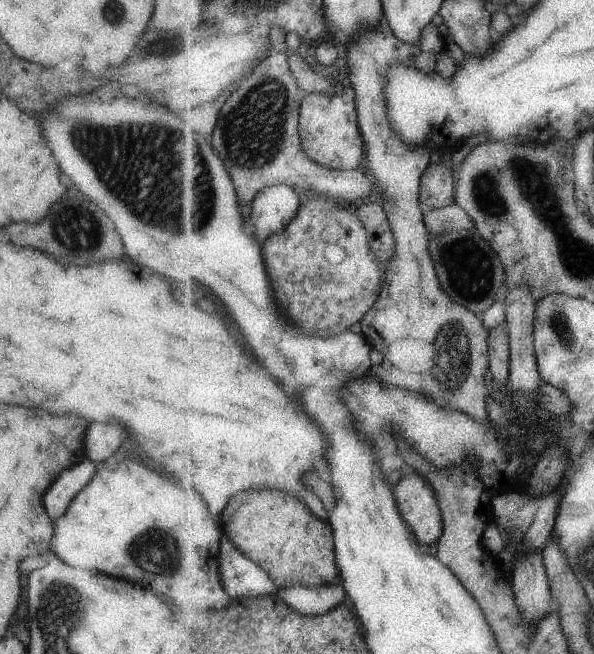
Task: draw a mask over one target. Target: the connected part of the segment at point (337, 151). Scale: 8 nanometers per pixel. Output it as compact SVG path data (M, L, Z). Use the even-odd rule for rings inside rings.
M352 85L340 87L341 90L337 89L333 95L325 92L307 93L300 112L300 147L311 160L323 164L325 168L353 170L364 167L361 162L366 142L358 121L356 90Z

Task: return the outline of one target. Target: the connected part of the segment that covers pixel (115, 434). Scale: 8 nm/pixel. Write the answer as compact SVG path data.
M89 424L83 438L85 456L91 462L103 462L125 440L125 430L117 424Z

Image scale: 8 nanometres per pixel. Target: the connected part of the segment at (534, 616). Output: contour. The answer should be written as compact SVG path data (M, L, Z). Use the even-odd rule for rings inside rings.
M531 552L529 556L519 554L511 579L519 608L527 622L533 624L555 610L544 552Z

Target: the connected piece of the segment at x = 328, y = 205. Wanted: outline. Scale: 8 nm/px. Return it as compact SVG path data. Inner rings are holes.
M309 193L307 201L299 207L295 220L283 228L283 232L273 234L263 245L263 256L266 260L267 272L270 273L271 284L277 290L277 298L283 308L287 308L287 316L295 320L295 324L313 334L341 334L351 328L355 322L371 310L378 301L383 285L383 272L379 257L371 248L367 238L367 229L363 221L351 209L338 207L331 196Z

